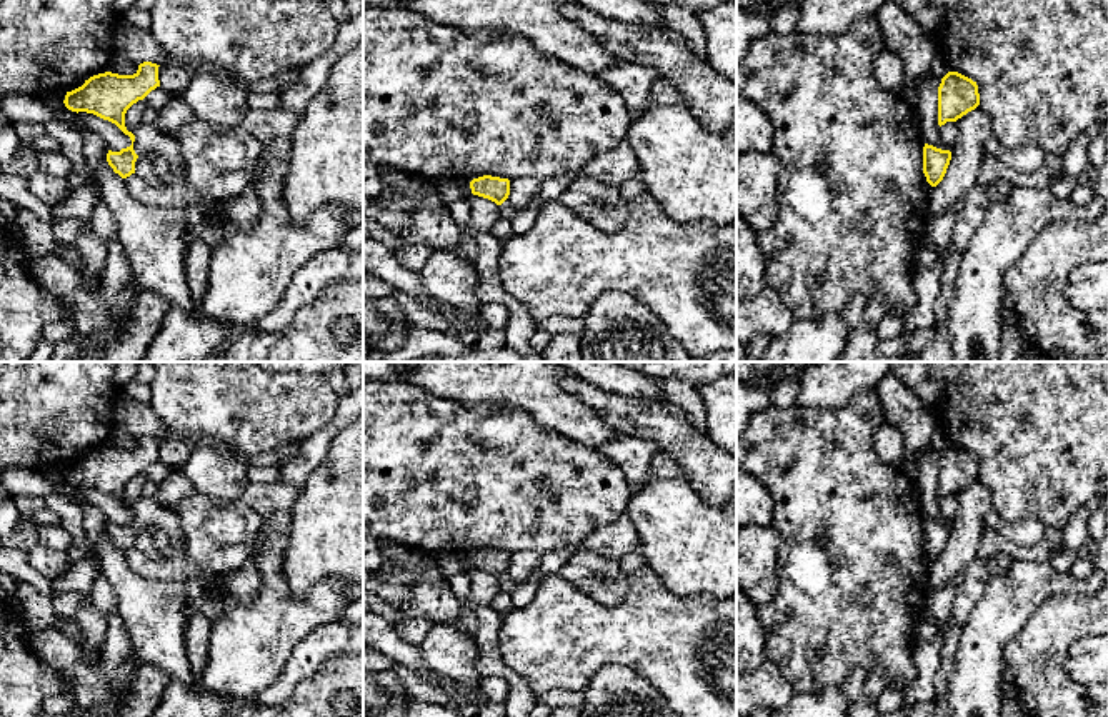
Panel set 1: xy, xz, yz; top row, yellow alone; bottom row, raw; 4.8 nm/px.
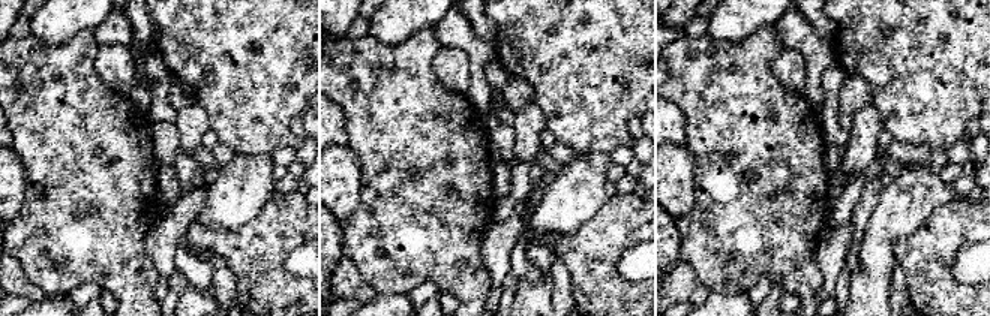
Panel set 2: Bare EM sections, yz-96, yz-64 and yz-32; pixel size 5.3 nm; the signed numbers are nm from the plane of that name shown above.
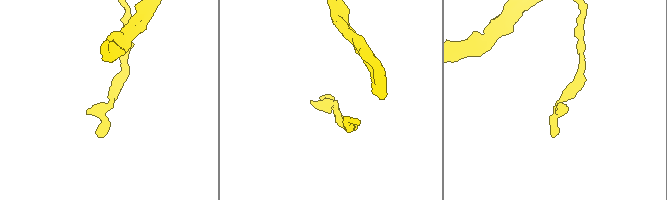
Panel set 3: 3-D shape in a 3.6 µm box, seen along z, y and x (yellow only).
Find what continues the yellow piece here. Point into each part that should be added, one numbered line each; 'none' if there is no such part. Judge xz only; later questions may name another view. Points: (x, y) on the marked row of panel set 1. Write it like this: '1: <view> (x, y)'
none

